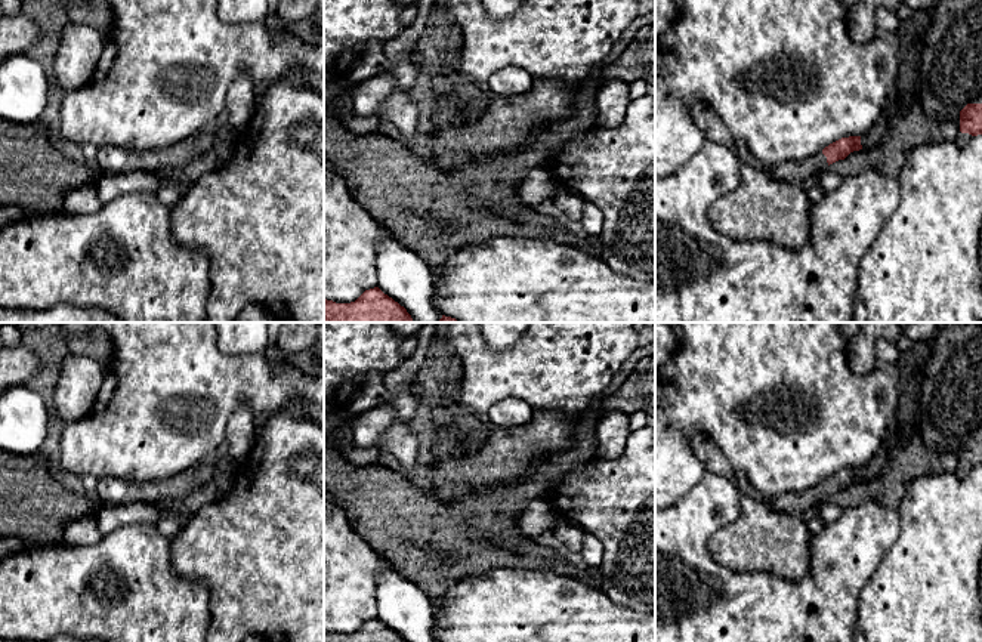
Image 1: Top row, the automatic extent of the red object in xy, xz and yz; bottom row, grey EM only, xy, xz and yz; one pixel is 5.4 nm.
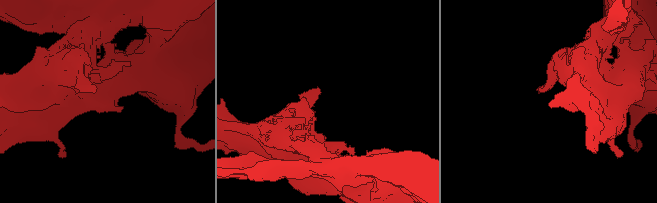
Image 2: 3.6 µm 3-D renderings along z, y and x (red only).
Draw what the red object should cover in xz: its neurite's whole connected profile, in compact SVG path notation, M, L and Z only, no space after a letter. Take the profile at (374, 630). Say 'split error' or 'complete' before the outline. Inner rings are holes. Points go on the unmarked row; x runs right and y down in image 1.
complete; M379 618L365 621L355 633L336 635L324 630L324 642L407 642Z

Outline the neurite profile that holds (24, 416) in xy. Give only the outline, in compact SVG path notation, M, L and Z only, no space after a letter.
M12 386L0 395L0 450L31 456L40 453L49 435L52 407L33 389Z

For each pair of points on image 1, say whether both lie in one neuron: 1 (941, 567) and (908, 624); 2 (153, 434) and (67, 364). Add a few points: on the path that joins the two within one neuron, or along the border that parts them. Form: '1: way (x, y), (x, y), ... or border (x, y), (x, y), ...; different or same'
1: way (926, 582), (920, 610); same
2: border (108, 366), (93, 406), (79, 419); different

